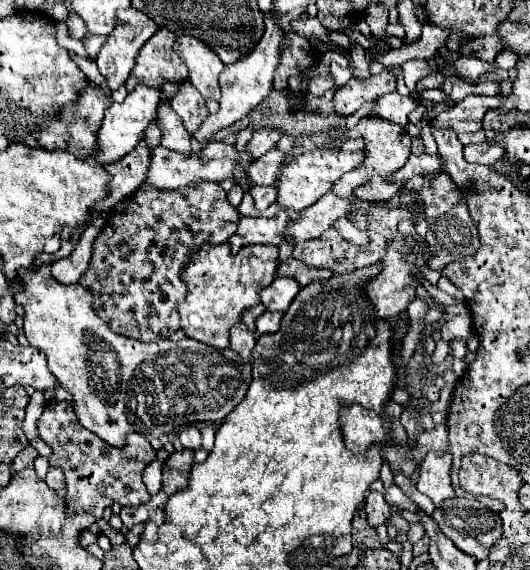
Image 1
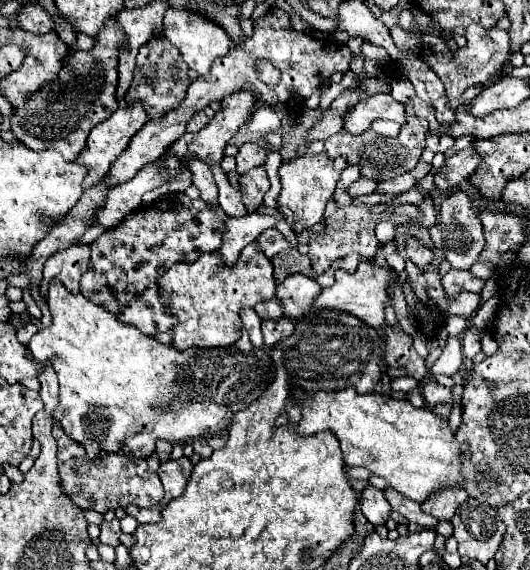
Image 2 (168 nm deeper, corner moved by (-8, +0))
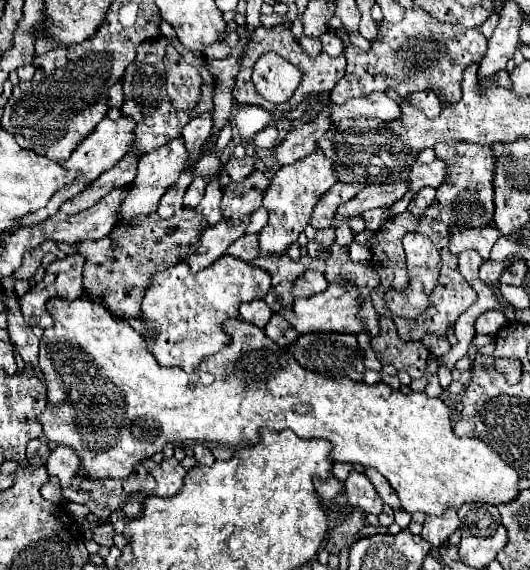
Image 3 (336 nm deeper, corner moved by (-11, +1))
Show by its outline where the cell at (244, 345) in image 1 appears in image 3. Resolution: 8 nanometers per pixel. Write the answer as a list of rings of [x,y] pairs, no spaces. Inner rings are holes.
[[[256,299],[242,304],[239,308],[239,315],[240,319],[244,319],[246,323],[252,323],[252,325],[264,329],[268,319],[272,317],[272,309],[264,303],[264,299]]]

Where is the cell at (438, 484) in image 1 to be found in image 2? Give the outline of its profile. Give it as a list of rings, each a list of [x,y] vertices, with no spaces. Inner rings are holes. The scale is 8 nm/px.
[[[441,488],[441,492],[435,492],[433,498],[421,504],[421,510],[433,514],[437,520],[451,520],[457,506],[467,498],[467,492],[461,488]]]

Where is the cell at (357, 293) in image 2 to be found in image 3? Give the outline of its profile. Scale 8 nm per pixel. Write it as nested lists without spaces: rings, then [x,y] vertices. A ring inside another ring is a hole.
[[[330,283],[324,293],[318,293],[310,299],[296,299],[294,309],[278,311],[290,327],[294,327],[300,335],[304,333],[362,333],[364,323],[356,317],[360,307],[360,293],[352,285]]]

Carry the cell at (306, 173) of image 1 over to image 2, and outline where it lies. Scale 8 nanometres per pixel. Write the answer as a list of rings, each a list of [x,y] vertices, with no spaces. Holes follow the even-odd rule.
[[[325,152],[315,154],[315,156],[297,156],[297,158],[281,164],[279,176],[281,176],[283,188],[277,198],[277,204],[293,210],[295,232],[307,230],[307,228],[315,226],[317,222],[321,222],[325,204],[333,196],[335,184],[339,180],[339,170],[335,168],[335,162]]]

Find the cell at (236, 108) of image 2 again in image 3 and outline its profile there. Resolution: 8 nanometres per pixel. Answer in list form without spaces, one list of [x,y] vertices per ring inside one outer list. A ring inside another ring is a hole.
[[[174,139],[166,147],[160,147],[158,151],[152,151],[152,153],[140,157],[136,179],[130,183],[128,195],[120,203],[120,211],[116,215],[116,227],[122,225],[122,223],[132,223],[140,215],[154,213],[158,209],[158,203],[160,203],[162,195],[166,193],[166,189],[172,183],[176,183],[178,175],[182,173],[184,165],[186,165],[186,159],[188,159],[188,151],[184,151],[184,141],[182,139]]]

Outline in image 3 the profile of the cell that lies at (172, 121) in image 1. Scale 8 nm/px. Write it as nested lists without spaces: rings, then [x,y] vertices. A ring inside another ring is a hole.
[[[218,179],[216,181],[210,181],[206,185],[206,193],[204,193],[200,205],[196,207],[196,211],[200,211],[204,215],[204,219],[206,219],[208,225],[216,225],[222,219],[220,199],[222,199],[222,187],[220,187]]]

